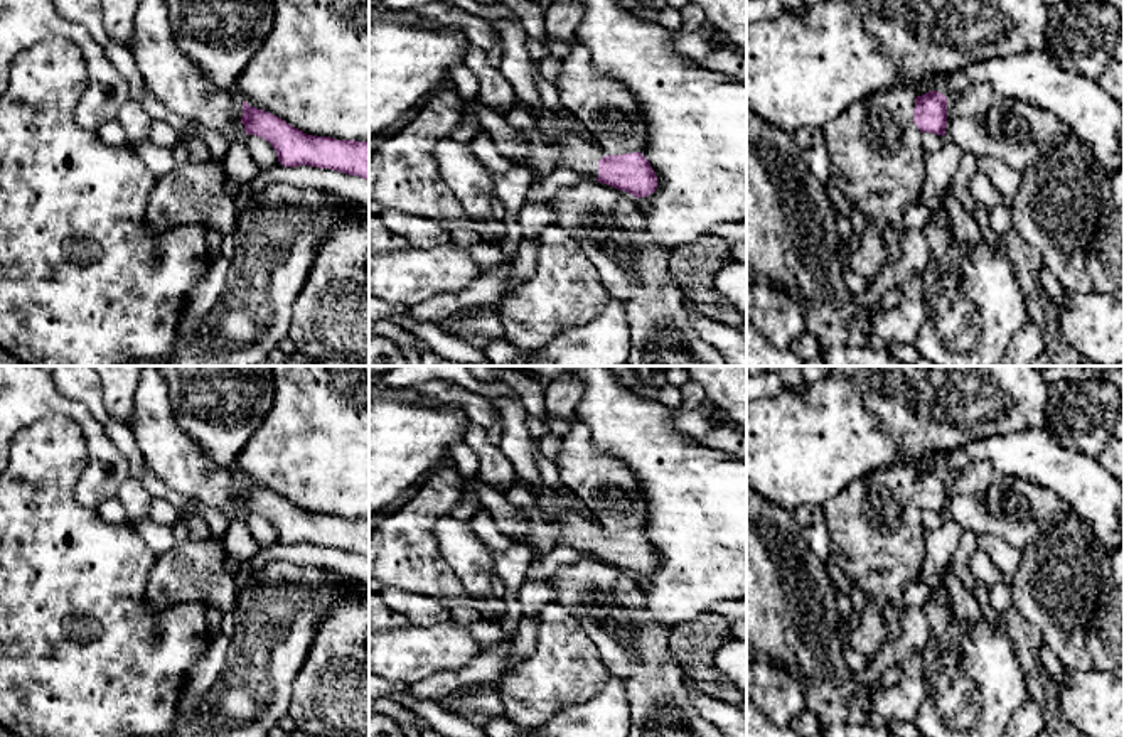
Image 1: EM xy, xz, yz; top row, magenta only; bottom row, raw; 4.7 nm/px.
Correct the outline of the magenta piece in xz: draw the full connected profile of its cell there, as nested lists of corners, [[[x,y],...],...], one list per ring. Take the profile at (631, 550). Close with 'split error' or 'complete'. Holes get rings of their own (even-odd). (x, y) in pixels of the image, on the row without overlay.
[[[538,499],[519,511],[529,521],[529,533],[519,541],[529,546],[533,555],[546,557],[558,546],[568,546],[637,577],[647,575],[657,567],[657,553],[640,530],[607,533],[597,521],[568,509],[561,509],[558,518],[551,518],[541,509]]]; split error

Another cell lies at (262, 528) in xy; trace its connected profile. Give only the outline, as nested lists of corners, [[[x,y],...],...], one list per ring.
[[[246,513],[243,521],[261,548],[273,546],[280,541],[275,526],[265,516]]]

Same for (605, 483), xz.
[[[575,420],[571,430],[559,438],[556,465],[561,484],[585,501],[593,521],[602,525],[607,533],[634,531],[645,526],[647,511],[637,476],[622,459],[597,449],[585,423]]]

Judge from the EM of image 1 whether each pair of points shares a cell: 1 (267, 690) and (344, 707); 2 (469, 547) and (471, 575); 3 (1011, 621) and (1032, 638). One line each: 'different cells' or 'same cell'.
1: different cells
2: same cell
3: same cell

